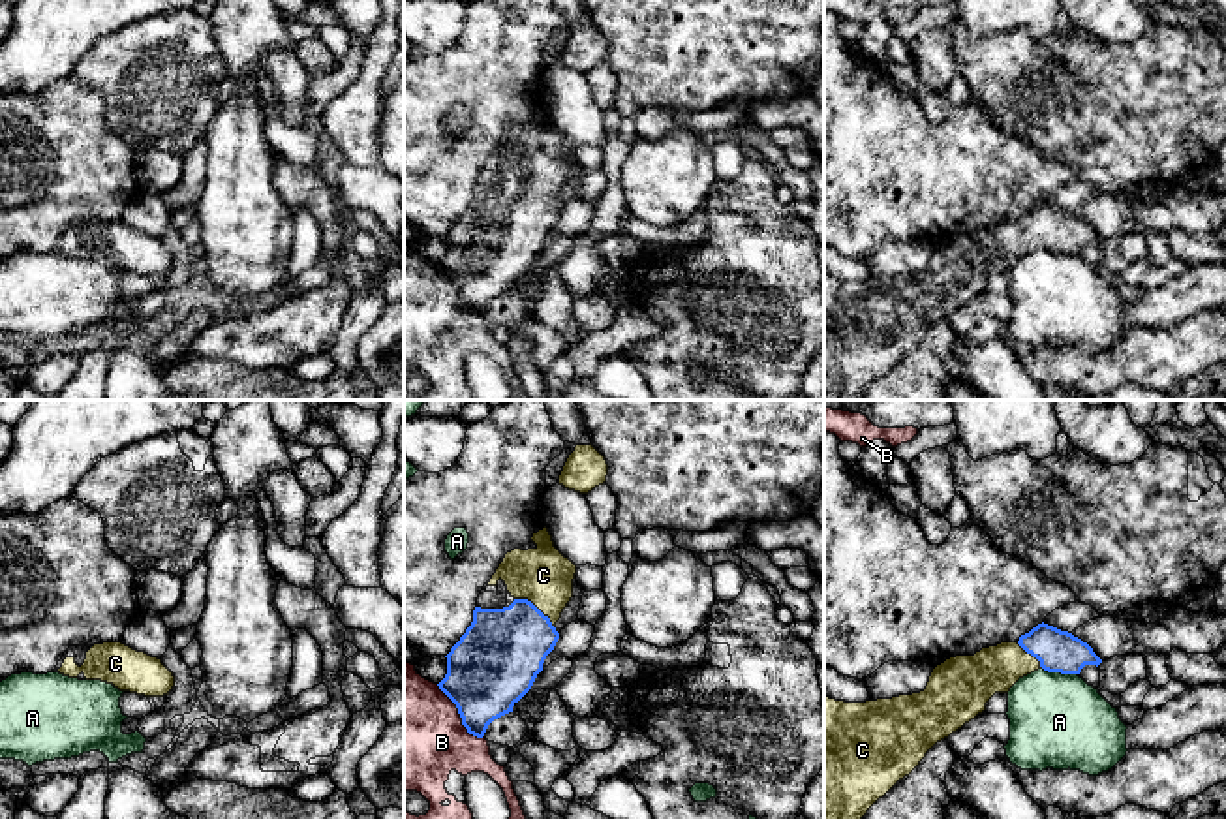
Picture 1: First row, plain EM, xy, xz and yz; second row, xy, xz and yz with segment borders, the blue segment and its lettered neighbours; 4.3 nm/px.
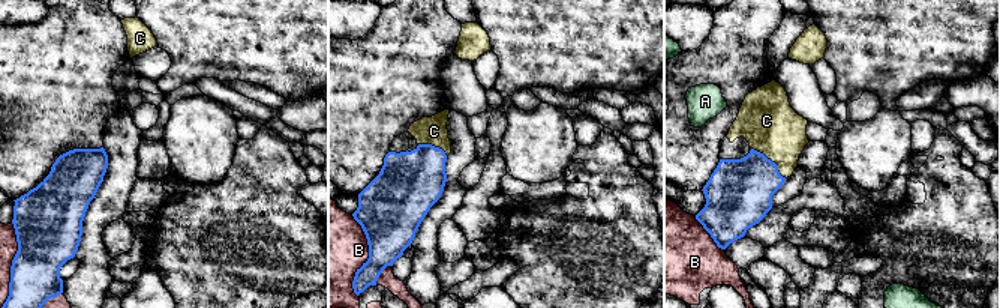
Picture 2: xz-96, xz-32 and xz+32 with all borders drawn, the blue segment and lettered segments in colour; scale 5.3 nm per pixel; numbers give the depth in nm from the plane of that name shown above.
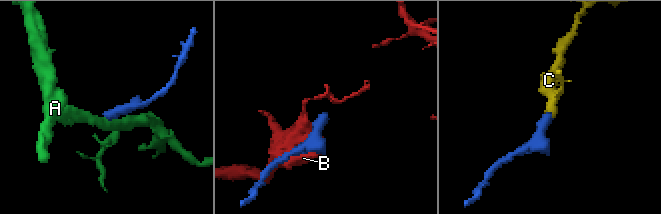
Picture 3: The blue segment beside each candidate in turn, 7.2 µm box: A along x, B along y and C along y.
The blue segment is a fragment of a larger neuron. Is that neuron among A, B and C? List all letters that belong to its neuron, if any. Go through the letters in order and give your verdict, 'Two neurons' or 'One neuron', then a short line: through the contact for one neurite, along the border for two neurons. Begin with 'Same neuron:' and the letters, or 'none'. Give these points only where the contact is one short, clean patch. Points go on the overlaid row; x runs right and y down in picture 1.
Same neuron: C
A: Two neurons. Line: yz (1042, 667), (1054, 673), (1076, 675)
B: Two neurons
C: One neuron. Line: xz (502, 652), (528, 626), (536, 607), (543, 575)

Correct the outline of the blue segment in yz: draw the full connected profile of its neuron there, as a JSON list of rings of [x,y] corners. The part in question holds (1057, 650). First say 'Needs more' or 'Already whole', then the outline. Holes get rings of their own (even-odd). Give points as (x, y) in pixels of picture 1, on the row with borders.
Needs more. [[[1042,622],[1018,642],[1001,642],[974,656],[946,659],[933,669],[920,693],[866,703],[824,695],[824,819],[862,819],[937,742],[982,714],[995,693],[1008,693],[1019,678],[1038,669],[1080,674],[1085,665],[1100,663],[1087,642]]]

